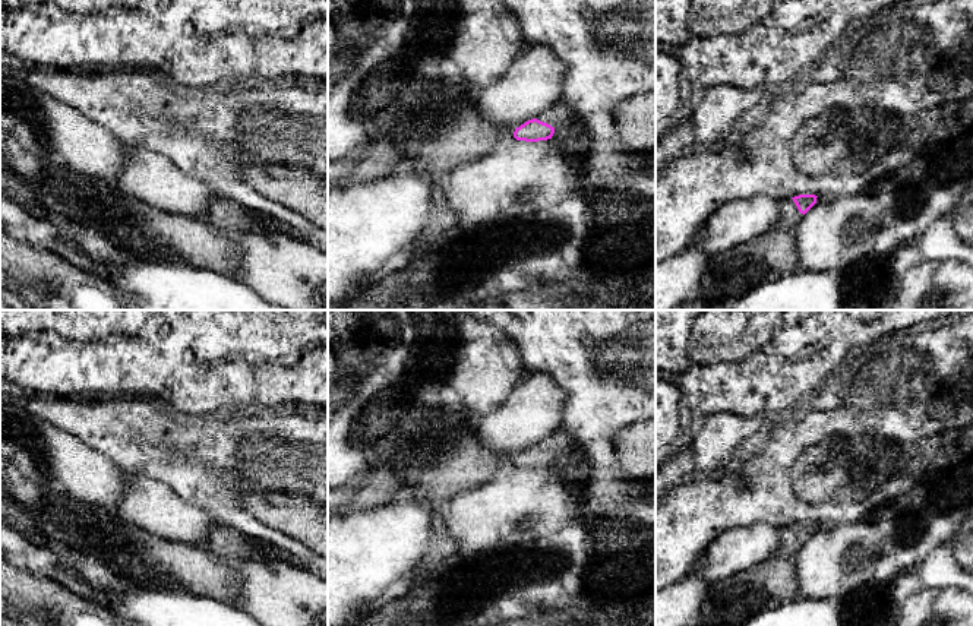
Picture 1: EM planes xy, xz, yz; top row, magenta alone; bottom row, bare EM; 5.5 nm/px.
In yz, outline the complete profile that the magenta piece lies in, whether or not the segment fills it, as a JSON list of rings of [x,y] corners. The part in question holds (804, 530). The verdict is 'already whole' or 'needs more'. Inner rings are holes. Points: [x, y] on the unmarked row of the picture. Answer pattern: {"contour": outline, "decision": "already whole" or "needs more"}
{"contour": [[[799,522],[792,527],[786,527],[781,534],[777,554],[781,557],[794,556],[802,544],[816,531],[815,522]]], "decision": "needs more"}

